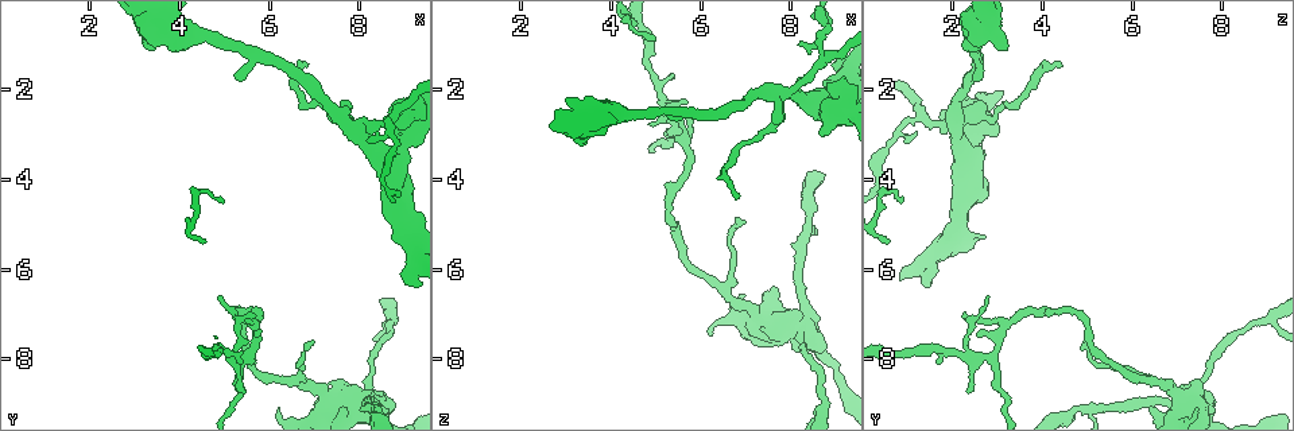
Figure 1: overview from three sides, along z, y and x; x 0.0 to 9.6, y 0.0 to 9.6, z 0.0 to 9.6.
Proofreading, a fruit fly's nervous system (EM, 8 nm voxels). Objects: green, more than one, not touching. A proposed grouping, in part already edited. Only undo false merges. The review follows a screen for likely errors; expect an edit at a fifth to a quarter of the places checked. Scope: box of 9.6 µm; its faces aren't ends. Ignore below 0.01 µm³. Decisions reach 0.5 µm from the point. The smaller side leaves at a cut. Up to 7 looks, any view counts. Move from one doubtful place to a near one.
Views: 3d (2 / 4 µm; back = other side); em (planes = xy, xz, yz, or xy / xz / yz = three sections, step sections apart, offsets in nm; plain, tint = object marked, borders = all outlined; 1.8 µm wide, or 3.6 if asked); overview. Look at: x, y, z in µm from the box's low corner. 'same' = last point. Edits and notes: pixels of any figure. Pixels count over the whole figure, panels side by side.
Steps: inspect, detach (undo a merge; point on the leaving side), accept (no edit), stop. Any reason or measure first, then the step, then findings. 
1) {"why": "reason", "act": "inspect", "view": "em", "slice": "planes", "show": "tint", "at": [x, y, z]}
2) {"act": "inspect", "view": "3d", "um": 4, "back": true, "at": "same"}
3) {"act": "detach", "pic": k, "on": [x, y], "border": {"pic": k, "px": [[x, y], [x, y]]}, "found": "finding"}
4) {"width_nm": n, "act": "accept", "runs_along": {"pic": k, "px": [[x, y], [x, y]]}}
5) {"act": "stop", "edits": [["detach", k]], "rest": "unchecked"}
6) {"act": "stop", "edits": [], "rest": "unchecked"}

{"act": "inspect", "view": "em", "slice": "xy", "step": 8, "show": "tint", "at": [8.40, 9.05, 5.05]}

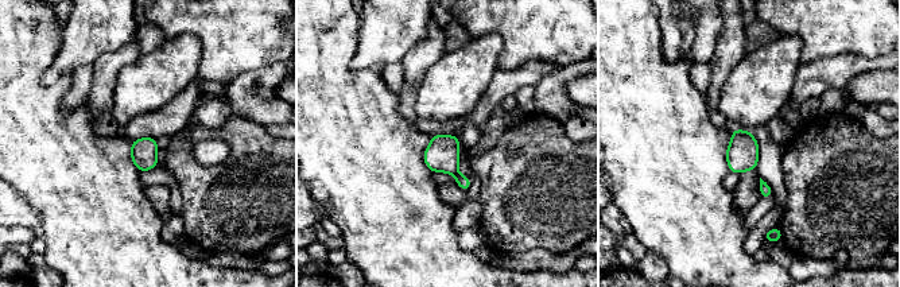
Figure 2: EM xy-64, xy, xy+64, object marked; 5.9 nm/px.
{"act": "inspect", "view": "em", "slice": "planes", "show": "tint", "at": "same"}

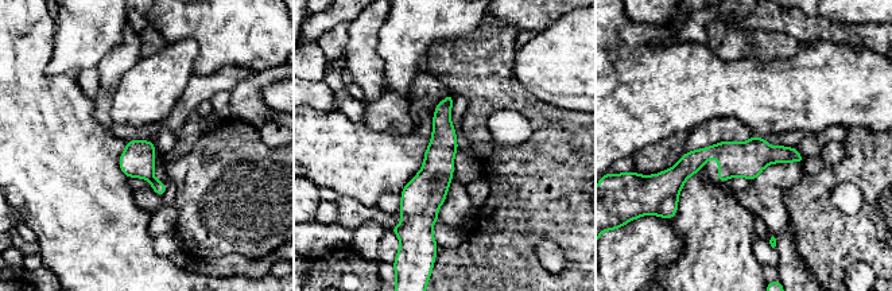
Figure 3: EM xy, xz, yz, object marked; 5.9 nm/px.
{"act": "accept", "found": "all the same neuron"}

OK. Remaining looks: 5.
{"why": "four arms meet", "act": "inspect", "view": "em", "slice": "planes", "show": "tint", "at": [7.90, 2.90, 2.15]}

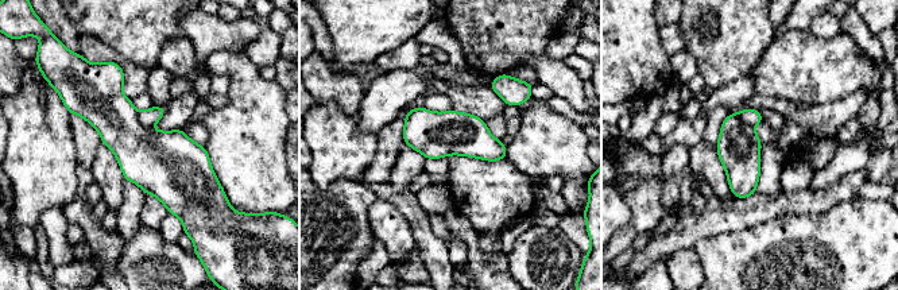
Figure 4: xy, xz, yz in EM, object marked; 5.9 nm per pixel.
{"width_nm": 260, "act": "detach", "pic": 4, "on": [151, 116], "border": {"pic": 4, "px": [[136, 112], [136, 118], [150, 127]]}, "found": "two neurons meet here"}

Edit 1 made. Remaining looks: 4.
{"why": "see it whole again", "act": "inspect", "view": "overview"}

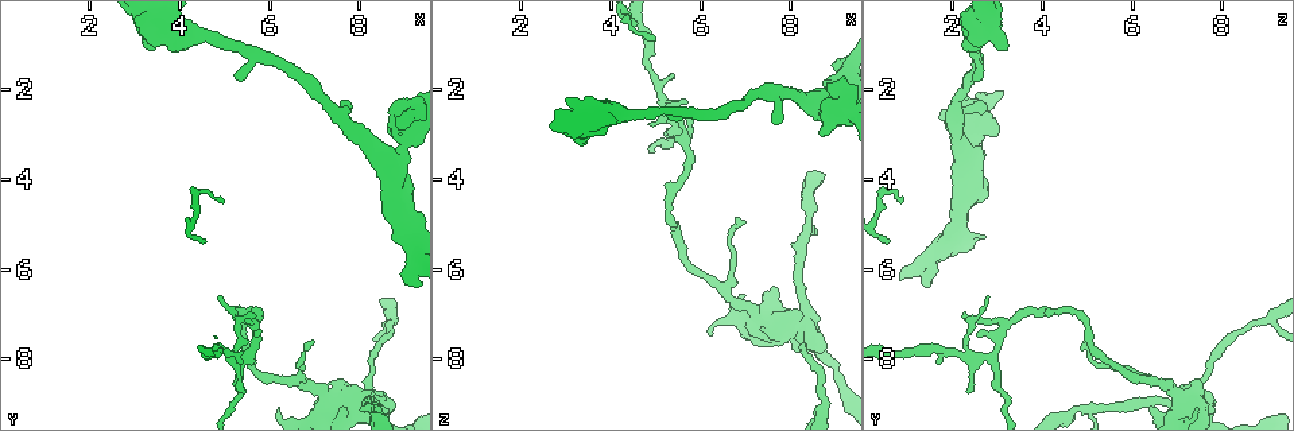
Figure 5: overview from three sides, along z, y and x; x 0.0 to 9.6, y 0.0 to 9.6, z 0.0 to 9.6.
{"why": "sharp bend", "act": "inspect", "view": "3d", "um": 2, "back": true, "at": [5.50, 7.10, 2.60]}

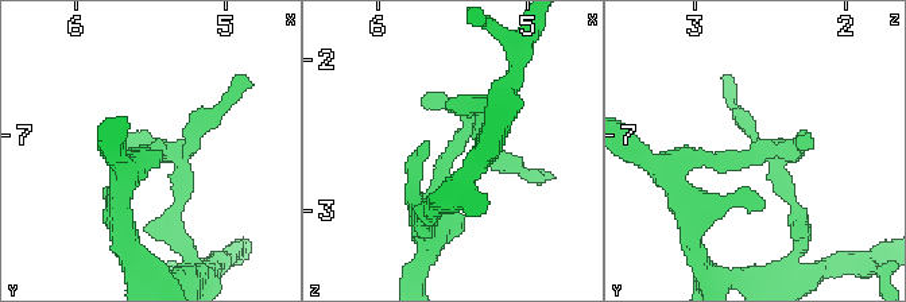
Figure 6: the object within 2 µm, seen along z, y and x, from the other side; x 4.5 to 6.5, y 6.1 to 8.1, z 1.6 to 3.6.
{"act": "inspect", "view": "em", "um": 3.6, "slice": "xz", "step": 16, "show": "tint", "at": [5.46, 7.12, 2.58]}

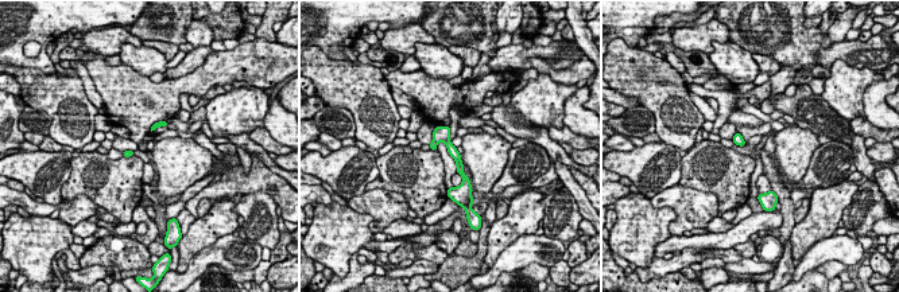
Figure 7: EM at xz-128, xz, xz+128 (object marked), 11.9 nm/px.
{"width_nm": 120, "act": "accept", "found": "one neuron here"}

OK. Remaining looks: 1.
{"act": "stop", "edits": [["detach", 4]], "rest": "unchecked"}

